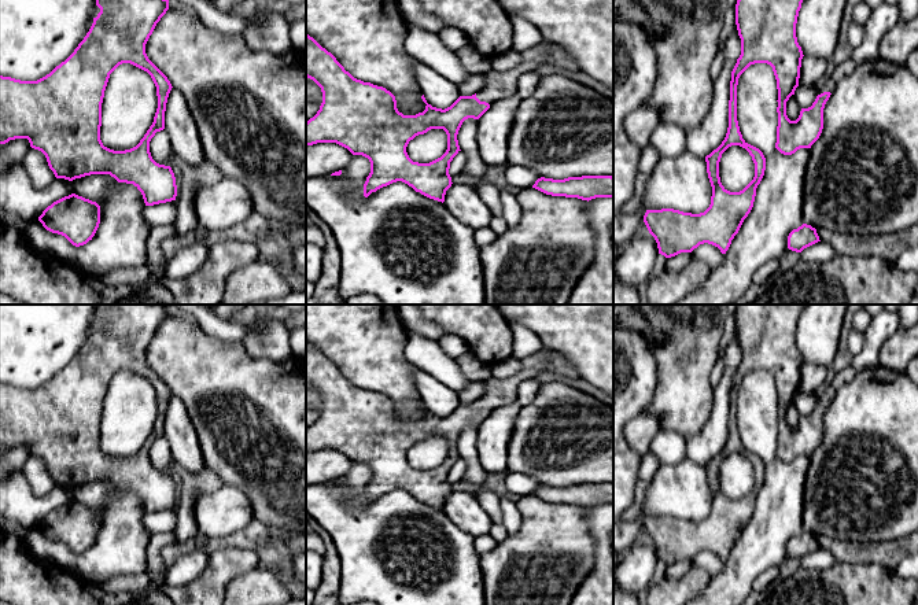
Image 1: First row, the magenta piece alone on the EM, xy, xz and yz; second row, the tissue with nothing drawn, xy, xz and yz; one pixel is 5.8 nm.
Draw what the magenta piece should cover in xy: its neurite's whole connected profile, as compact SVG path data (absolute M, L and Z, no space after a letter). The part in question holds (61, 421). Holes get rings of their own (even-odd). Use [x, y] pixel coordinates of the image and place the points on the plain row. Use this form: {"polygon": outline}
{"polygon": "M96 305L100 320L74 359L49 381L37 388L21 388L0 383L0 451L27 446L41 458L56 486L73 488L91 482L110 482L118 490L133 491L145 513L176 508L177 493L170 473L156 471L150 449L165 436L165 418L172 391L148 366L145 351L156 331L169 317L165 305ZM122 370L147 379L155 394L158 416L154 429L140 450L125 458L114 458L100 447L102 410L110 381Z"}

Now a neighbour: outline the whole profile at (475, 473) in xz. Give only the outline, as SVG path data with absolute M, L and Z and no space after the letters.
M468 425L462 429L457 447L460 457L467 461L467 472L464 479L475 486L475 488L486 486L486 471L482 468L478 457L478 427Z

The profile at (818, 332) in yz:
M804 305L796 331L803 362L830 366L838 353L848 305Z

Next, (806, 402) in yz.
M799 392L795 398L796 407L801 416L808 416L812 413L818 403L816 394L808 394L808 392Z

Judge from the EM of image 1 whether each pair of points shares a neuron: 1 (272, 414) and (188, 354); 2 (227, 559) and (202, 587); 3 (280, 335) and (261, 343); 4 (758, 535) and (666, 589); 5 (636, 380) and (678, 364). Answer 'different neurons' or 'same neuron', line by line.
1: same neuron
2: same neuron
3: same neuron
4: different neurons
5: different neurons

